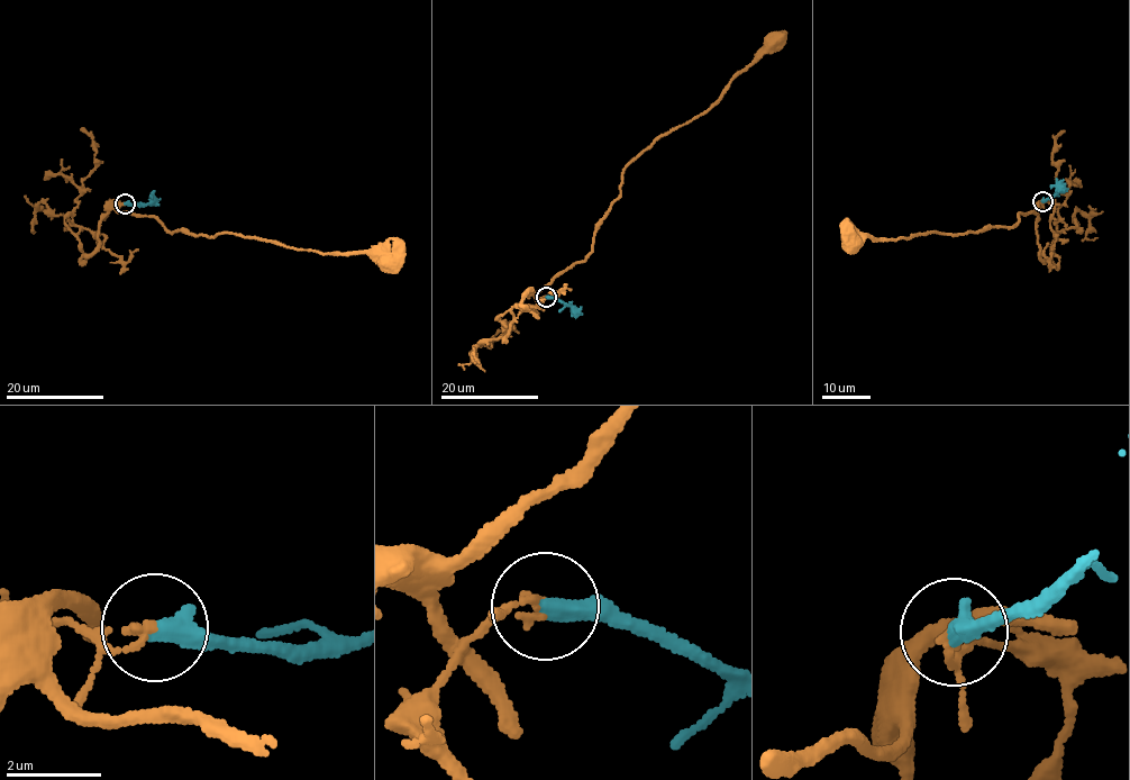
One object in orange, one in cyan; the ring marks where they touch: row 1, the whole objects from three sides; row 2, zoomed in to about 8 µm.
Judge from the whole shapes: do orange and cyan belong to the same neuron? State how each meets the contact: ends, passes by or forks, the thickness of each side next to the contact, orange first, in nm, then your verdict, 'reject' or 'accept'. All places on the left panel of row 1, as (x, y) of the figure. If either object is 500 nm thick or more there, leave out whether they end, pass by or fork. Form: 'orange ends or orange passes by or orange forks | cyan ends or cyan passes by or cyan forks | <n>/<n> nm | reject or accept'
orange ends | cyan ends | 180/480 nm | reject

